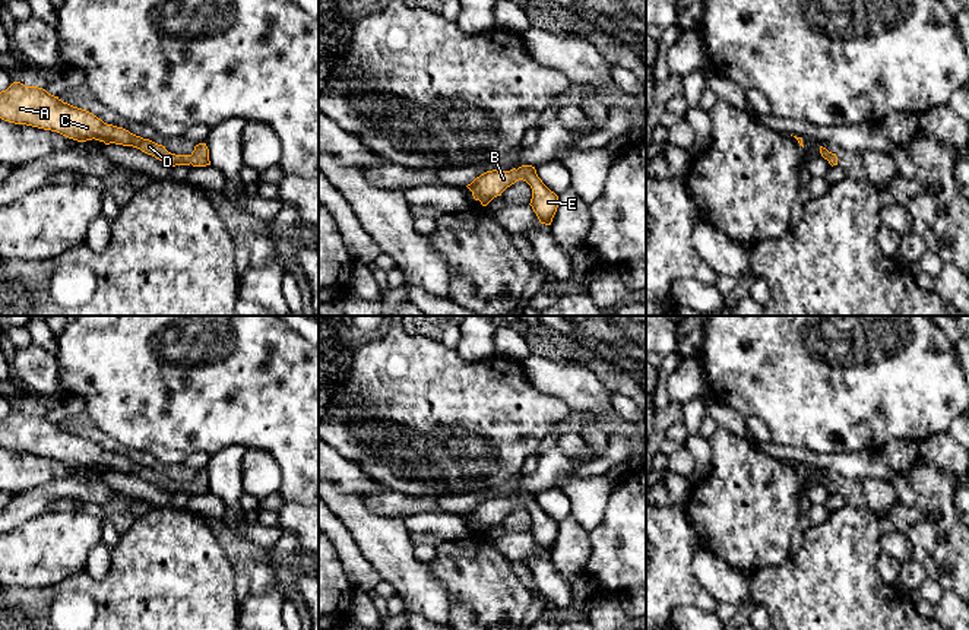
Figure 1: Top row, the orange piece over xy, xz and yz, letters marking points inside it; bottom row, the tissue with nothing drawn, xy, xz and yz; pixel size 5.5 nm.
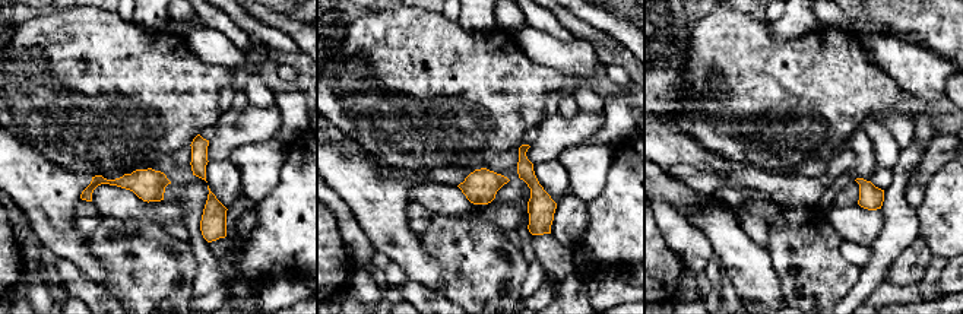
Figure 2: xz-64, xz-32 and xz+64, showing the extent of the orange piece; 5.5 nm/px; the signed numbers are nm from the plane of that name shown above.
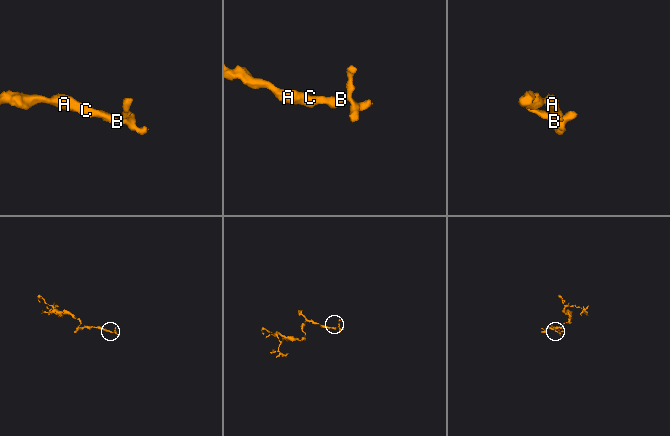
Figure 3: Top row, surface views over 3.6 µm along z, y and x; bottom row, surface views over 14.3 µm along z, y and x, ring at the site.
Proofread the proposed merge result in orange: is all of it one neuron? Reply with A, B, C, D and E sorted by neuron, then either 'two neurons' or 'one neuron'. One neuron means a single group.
A B C D E; one neuron

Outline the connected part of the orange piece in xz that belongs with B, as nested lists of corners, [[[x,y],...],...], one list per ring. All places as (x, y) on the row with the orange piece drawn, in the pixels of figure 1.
[[[522,165],[517,170],[513,168],[510,171],[487,171],[466,187],[472,191],[475,200],[479,200],[482,206],[487,206],[494,197],[501,196],[507,187],[519,180],[526,181],[532,189],[529,205],[539,222],[551,225],[558,208],[558,196],[542,183],[532,165]]]

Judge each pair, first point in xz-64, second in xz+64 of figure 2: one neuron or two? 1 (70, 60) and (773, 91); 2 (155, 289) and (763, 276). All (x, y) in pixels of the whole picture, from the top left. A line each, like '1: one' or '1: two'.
1: one
2: two

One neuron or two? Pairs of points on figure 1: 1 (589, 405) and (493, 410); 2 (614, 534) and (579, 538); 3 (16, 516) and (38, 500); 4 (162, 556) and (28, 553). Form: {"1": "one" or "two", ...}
{"1": "two", "2": "two", "3": "one", "4": "two"}

